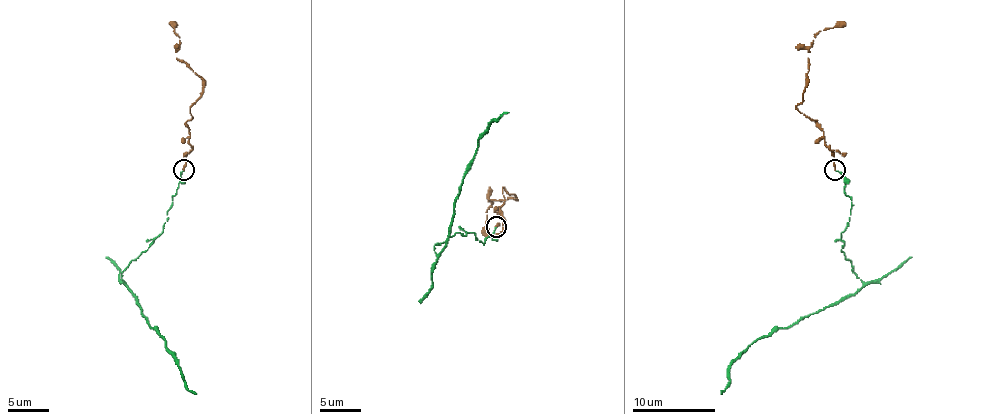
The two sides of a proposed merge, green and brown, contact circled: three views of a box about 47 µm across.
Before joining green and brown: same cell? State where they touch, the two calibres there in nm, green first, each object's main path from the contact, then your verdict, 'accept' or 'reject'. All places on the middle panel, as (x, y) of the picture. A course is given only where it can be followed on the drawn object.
place (496, 226); calibres 170 and 180 nm; course green (495, 227), (485, 243), (473, 233), (454, 233), (435, 245), (437, 254), (477, 140), (508, 113); course brown (495, 227), (504, 220), (498, 208), (504, 187), (514, 200), (489, 200), (489, 237); accept

